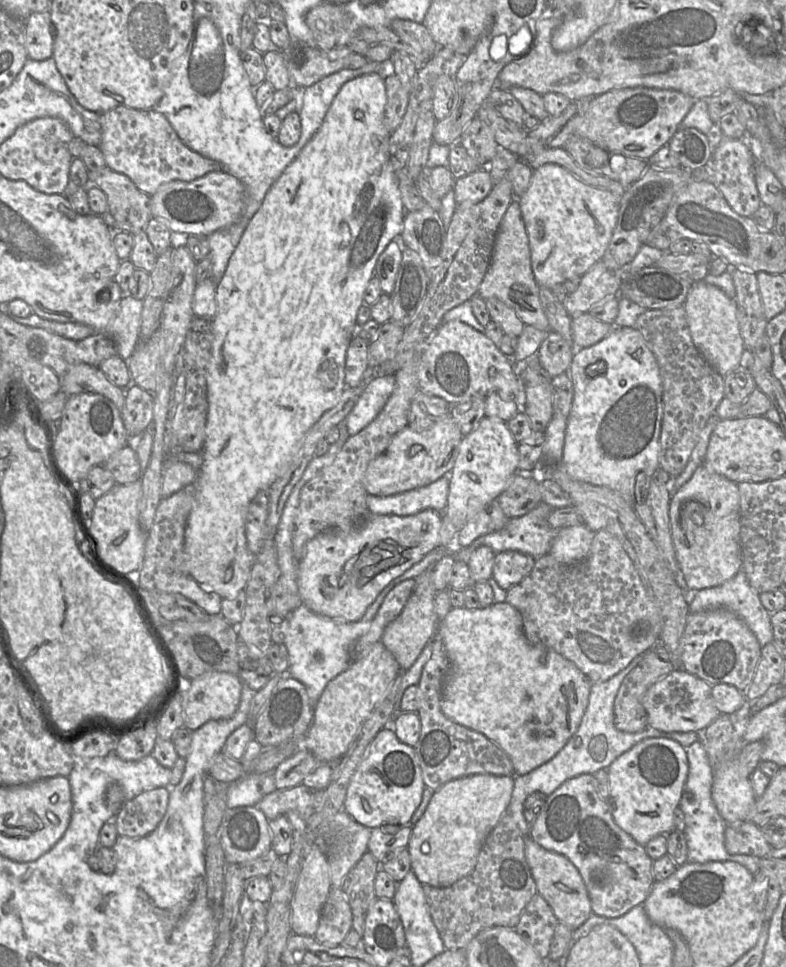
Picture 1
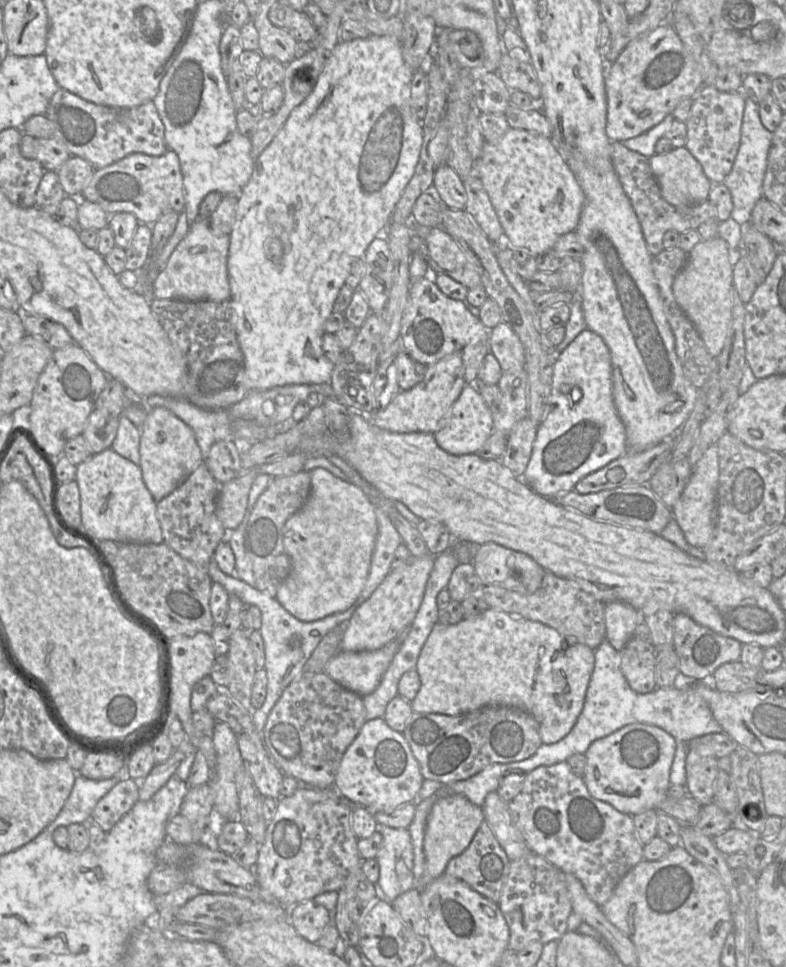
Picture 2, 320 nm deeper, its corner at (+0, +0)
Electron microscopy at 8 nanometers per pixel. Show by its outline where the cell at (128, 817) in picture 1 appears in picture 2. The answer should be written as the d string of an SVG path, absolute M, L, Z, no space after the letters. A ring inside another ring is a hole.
M125 779L119 781L95 806L91 820L104 832L109 832L114 825L139 800L140 781Z

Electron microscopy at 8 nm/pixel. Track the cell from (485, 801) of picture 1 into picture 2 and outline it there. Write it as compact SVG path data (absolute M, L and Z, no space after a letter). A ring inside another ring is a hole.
M463 795L439 797L427 816L423 839L424 871L418 882L418 888L414 889L420 893L430 882L443 875L449 861L470 845L484 819L482 808L471 803Z

